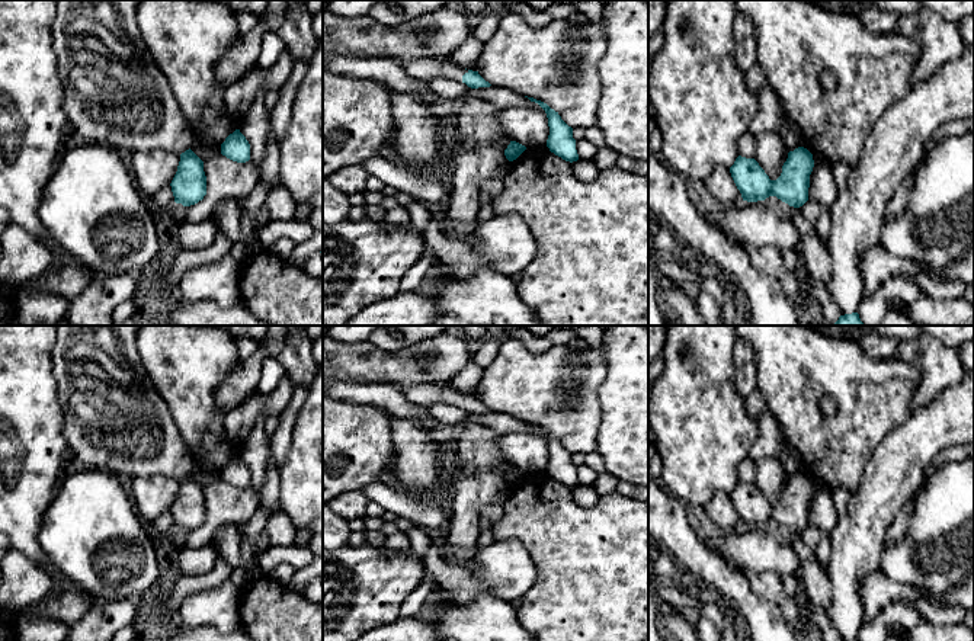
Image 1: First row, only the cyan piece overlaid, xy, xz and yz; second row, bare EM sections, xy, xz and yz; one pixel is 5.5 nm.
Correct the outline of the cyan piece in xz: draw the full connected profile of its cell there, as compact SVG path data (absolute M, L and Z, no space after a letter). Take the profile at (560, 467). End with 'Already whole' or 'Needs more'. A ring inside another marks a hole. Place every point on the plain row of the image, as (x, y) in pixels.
M528 423L531 427L538 429L547 439L550 461L547 465L547 472L551 478L561 483L566 487L577 487L579 480L576 475L576 465L573 464L573 453L568 452L558 438L551 435L547 429L536 426L534 423Z. Already whole

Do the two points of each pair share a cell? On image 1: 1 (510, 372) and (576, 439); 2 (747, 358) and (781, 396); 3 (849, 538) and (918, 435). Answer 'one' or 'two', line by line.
1: one
2: two
3: one

